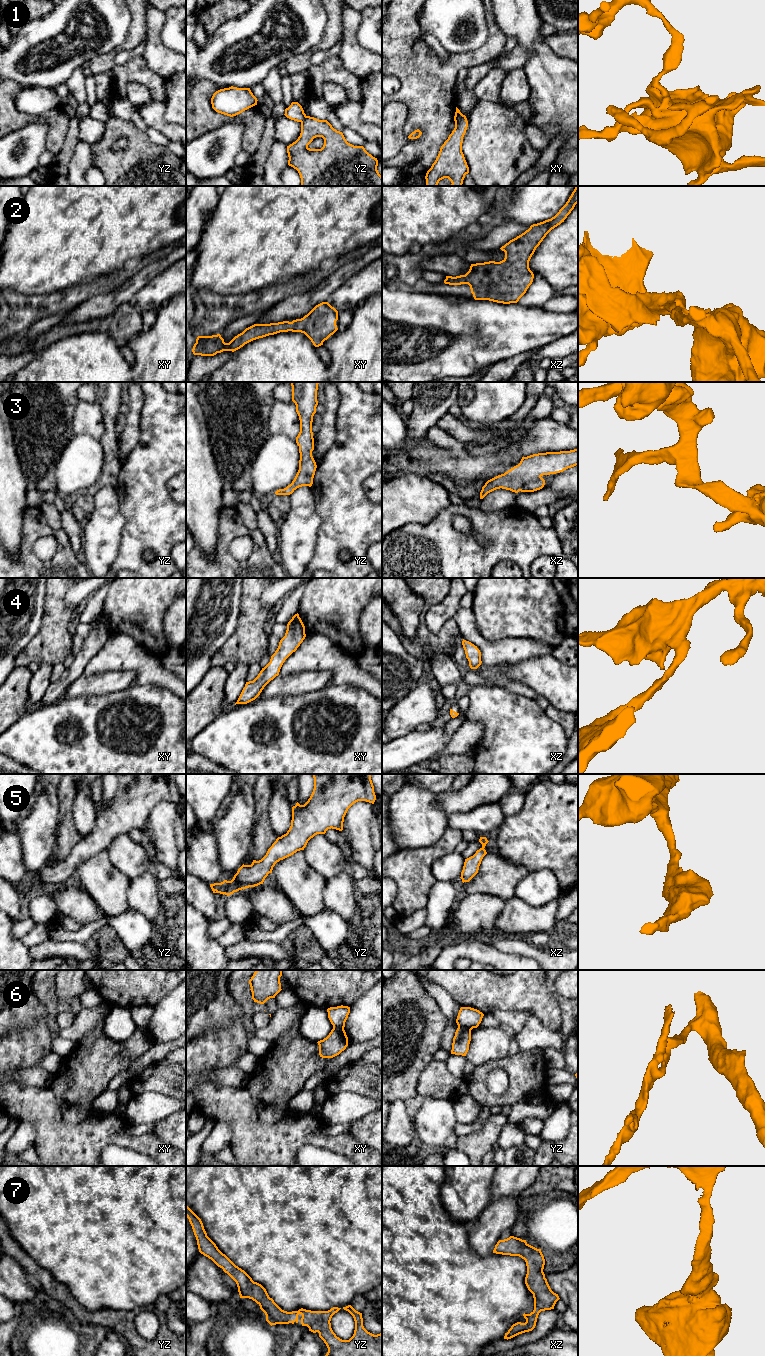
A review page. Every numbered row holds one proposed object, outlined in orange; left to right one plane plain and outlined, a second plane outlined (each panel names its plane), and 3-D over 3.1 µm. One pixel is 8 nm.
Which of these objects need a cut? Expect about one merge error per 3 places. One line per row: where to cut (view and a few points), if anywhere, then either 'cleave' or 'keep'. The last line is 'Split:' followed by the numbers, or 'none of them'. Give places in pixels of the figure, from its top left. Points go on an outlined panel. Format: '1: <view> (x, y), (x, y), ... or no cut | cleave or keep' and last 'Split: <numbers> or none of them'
1: xy (465, 116), (455, 121) | cleave
2: no cut | keep
3: no cut | keep
4: no cut | keep
5: no cut | keep
6: yz (458, 1025), (470, 1030) | cleave
7: no cut | keep
Split: 1, 6

